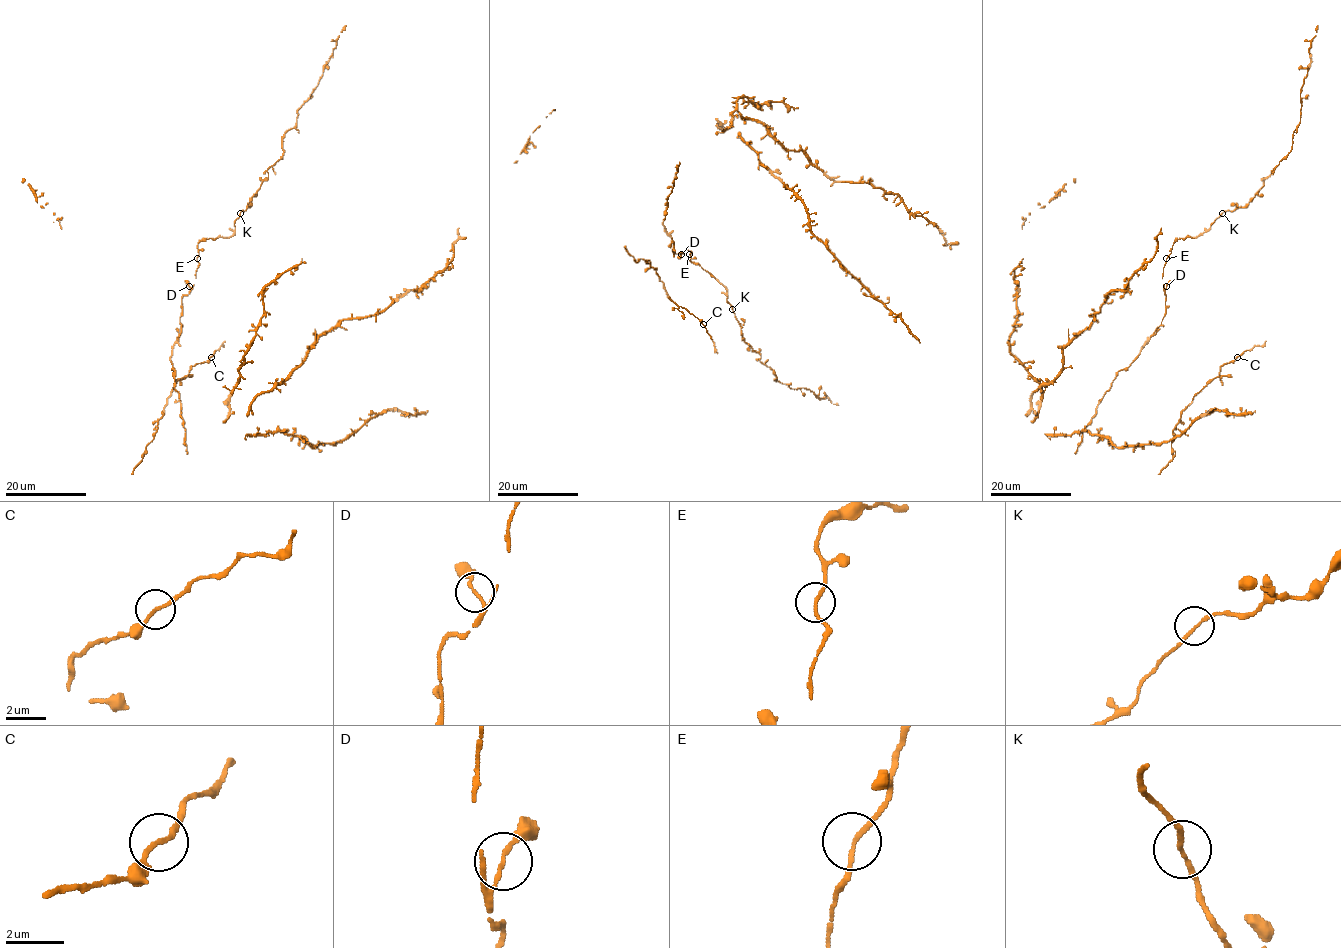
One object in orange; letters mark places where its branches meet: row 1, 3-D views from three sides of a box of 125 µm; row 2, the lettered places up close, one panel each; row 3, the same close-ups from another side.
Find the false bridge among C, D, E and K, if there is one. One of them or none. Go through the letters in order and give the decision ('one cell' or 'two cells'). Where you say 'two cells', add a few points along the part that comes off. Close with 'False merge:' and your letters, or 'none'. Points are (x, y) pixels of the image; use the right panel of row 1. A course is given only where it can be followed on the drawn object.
C: one cell
D: one cell
E: one cell
K: one cell
False merge: none

